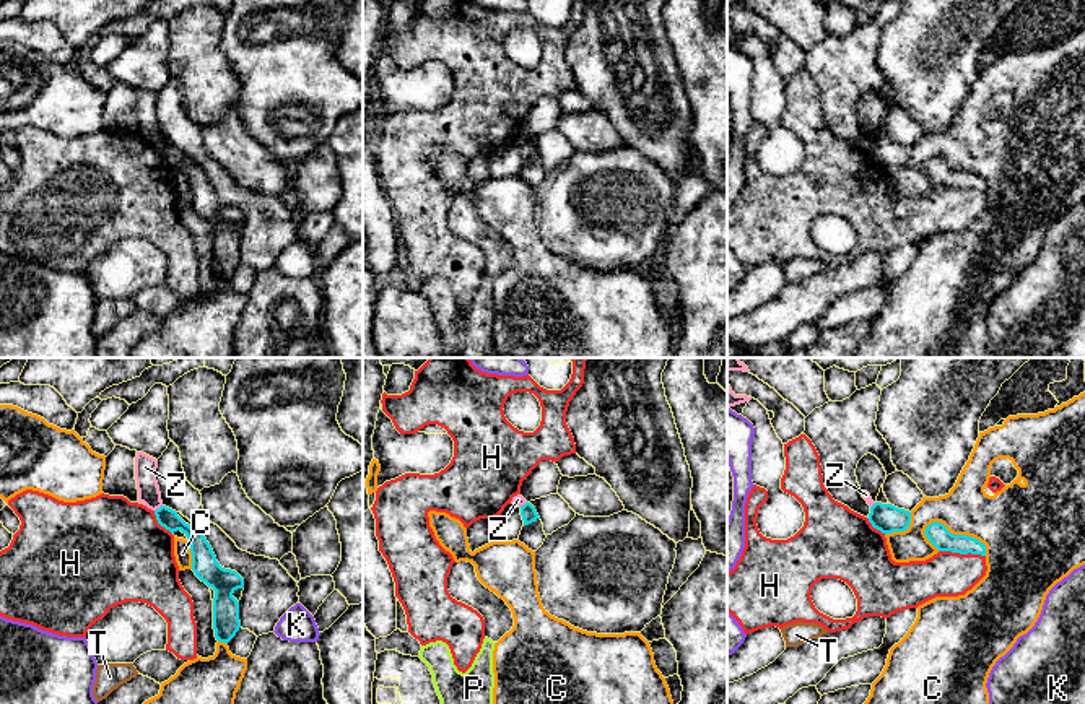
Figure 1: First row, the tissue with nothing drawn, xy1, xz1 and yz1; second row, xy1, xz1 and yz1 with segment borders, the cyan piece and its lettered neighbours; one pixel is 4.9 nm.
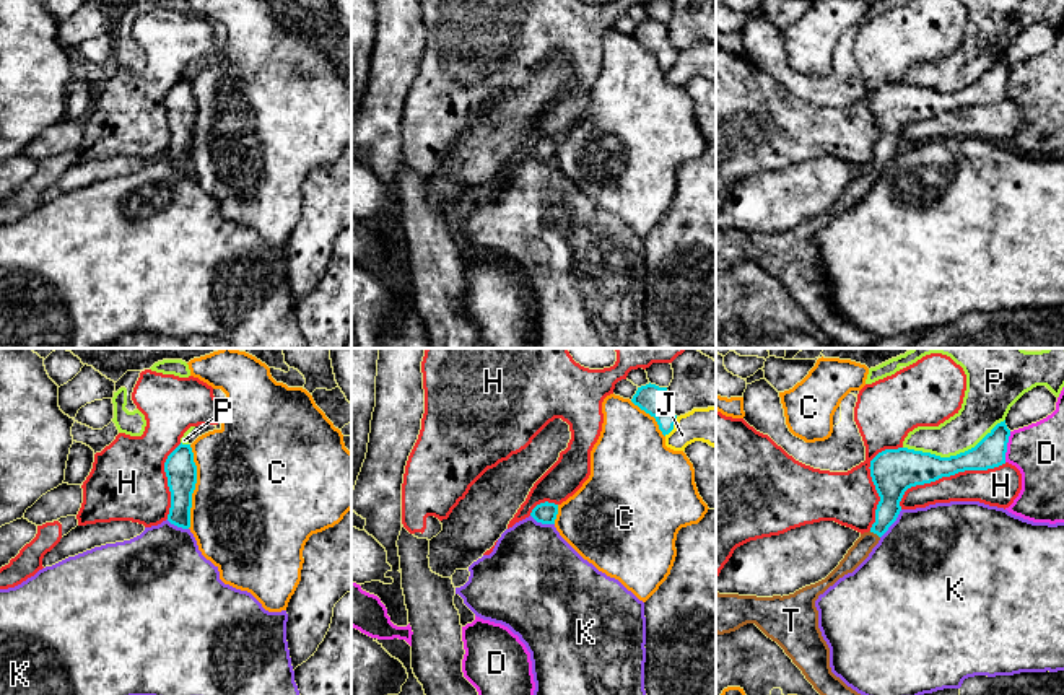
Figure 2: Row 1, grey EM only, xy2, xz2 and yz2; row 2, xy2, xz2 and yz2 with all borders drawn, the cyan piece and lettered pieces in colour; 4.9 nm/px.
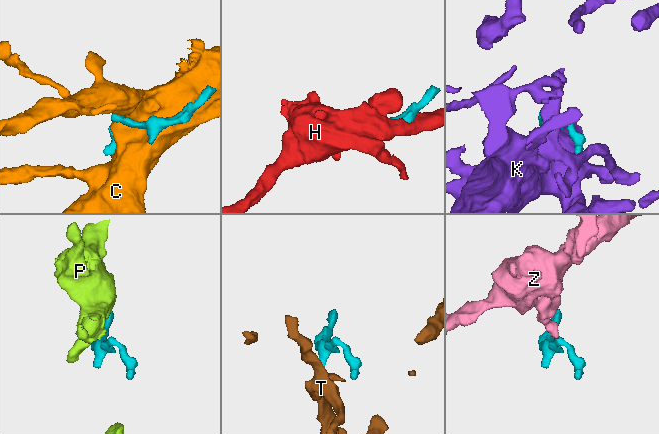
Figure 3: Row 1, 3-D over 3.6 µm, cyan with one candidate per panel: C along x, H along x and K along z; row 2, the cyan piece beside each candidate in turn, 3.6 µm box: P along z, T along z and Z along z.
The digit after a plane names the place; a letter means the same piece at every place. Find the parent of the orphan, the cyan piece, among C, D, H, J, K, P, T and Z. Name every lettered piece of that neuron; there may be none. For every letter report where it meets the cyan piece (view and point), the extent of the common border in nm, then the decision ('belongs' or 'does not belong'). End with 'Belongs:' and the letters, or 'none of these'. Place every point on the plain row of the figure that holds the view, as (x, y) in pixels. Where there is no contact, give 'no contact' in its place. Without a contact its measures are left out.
C: yz1 (958, 171) | 340 nm | does not belong
D: yz2 (1006, 82) | 160 nm | does not belong
H: yz2 (949, 111) | 600 nm | does not belong
J: xz2 (672, 62) | 120 nm | does not belong
K: yz2 (892, 158) | 180 nm | does not belong
P: yz2 (954, 91) | 500 nm | does not belong
T: yz2 (874, 168) | 70 nm | belongs
Z: xy1 (160, 143) | 50 nm | does not belong
Belongs: T

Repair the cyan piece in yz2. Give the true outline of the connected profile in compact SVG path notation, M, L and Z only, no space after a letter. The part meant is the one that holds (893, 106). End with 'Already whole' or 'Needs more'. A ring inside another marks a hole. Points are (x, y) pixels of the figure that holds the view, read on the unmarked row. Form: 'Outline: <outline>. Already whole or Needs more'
Outline: M997 59L975 83L950 93L908 83L885 85L870 96L870 112L880 137L875 158L861 169L839 200L822 216L789 231L757 233L716 228L716 269L755 259L776 277L813 324L839 348L867 348L880 337L867 334L831 308L830 283L818 264L815 236L839 213L853 208L896 156L905 127L965 106L988 106L1005 99L1010 65Z. Needs more

